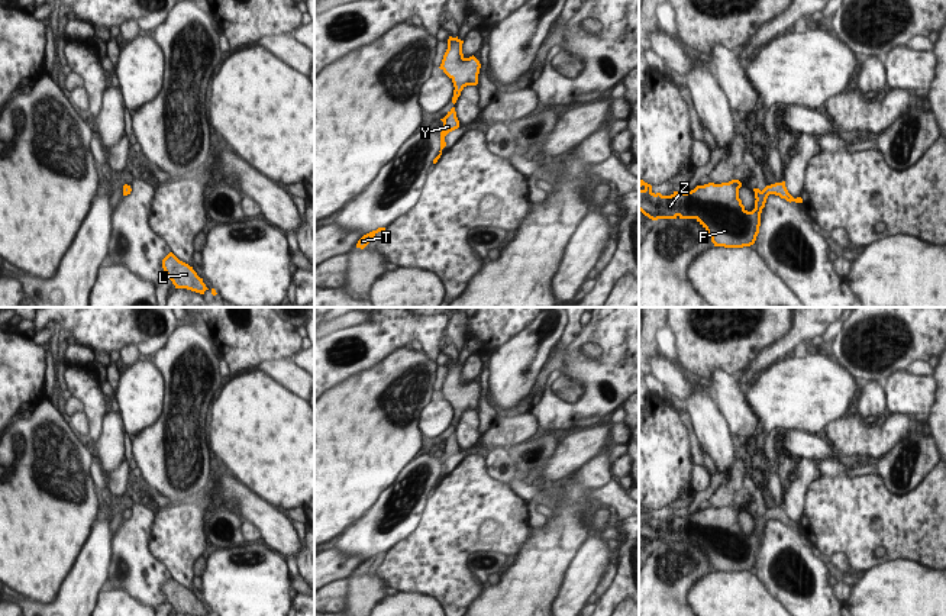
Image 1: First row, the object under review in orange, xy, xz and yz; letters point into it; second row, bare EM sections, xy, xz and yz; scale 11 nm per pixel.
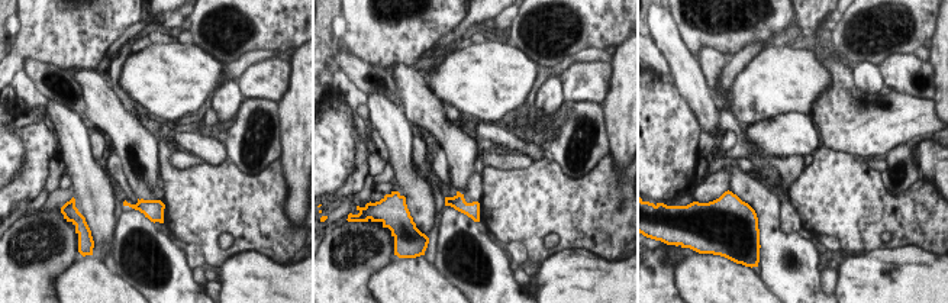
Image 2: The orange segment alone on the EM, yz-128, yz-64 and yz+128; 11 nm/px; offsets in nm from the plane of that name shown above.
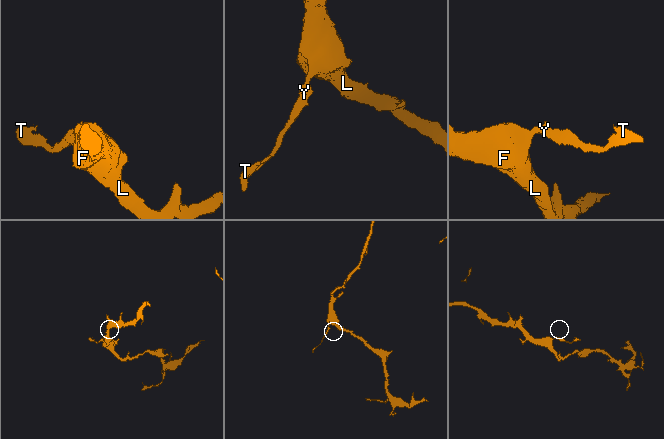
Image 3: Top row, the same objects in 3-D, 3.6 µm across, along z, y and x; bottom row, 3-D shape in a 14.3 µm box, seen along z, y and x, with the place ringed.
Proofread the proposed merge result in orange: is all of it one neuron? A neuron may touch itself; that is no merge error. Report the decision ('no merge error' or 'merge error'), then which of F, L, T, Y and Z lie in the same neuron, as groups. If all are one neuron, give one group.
no merge error; groups F L T Y Z

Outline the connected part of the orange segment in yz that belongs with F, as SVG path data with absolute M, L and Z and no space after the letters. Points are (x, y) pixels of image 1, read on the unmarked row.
M639 503L639 535L652 545L695 544L711 562L714 571L743 573L755 568L761 551L761 538L769 519L787 526L803 528L794 523L785 506L766 510L755 516L755 533L748 536L739 523L742 507L708 507L687 517L674 516L671 520L653 517L652 510Z

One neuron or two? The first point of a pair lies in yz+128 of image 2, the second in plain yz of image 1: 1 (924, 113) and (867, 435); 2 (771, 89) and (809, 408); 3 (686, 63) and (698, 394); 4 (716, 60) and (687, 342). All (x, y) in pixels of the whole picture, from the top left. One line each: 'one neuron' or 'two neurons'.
1: one neuron
2: one neuron
3: one neuron
4: two neurons

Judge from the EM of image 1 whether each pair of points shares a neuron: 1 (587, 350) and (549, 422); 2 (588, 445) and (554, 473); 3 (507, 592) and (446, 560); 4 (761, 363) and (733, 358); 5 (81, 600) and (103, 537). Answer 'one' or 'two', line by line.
1: one
2: one
3: two
4: two
5: one

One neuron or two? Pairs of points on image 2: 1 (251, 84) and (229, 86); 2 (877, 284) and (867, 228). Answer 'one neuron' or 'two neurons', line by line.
1: two neurons
2: two neurons

